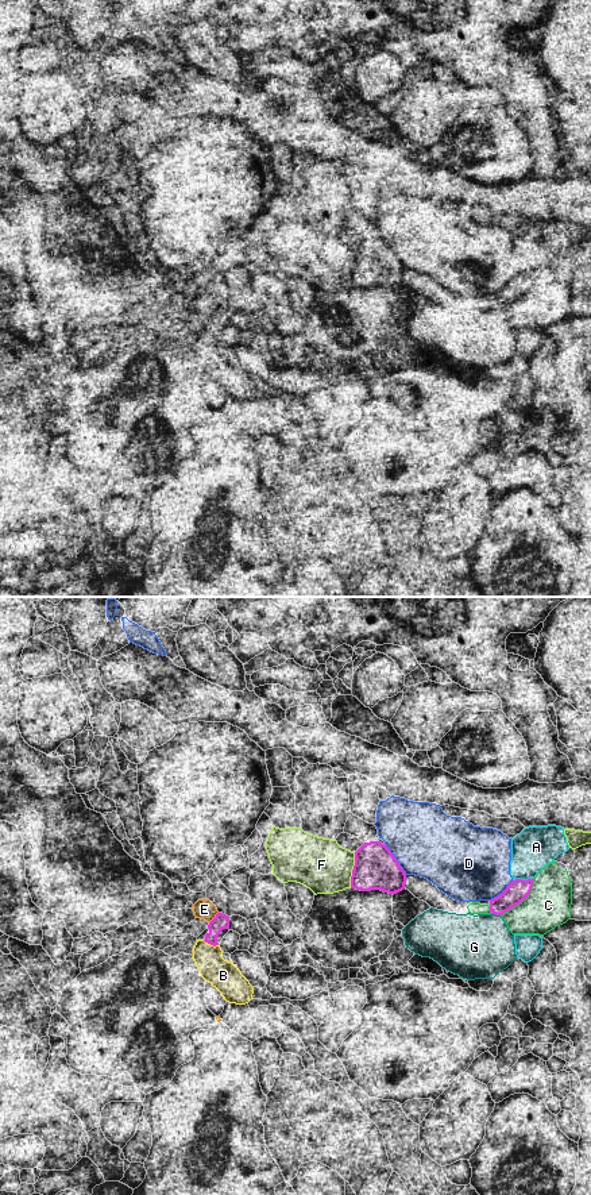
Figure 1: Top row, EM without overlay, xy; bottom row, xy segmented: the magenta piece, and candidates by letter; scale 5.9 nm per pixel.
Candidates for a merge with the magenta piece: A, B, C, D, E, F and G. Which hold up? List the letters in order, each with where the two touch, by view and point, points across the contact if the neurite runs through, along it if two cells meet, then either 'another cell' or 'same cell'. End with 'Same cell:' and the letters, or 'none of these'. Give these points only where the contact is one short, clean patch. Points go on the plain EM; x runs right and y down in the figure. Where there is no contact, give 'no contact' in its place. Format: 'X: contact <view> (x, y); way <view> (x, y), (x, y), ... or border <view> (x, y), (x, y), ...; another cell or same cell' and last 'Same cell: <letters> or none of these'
A: contact xy (521, 274); another cell
B: contact xy (211, 339); same cell
C: contact xy (522, 295); another cell
D: contact xy (396, 255); another cell
E: contact xy (215, 312); another cell
F: contact xy (352, 265); another cell
G: contact xy (495, 309); another cell
Same cell: B

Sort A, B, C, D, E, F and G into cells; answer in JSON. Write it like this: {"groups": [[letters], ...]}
{"groups": [["A"], ["B"], ["C"], ["D"], ["E"], ["F"], ["G"]]}

